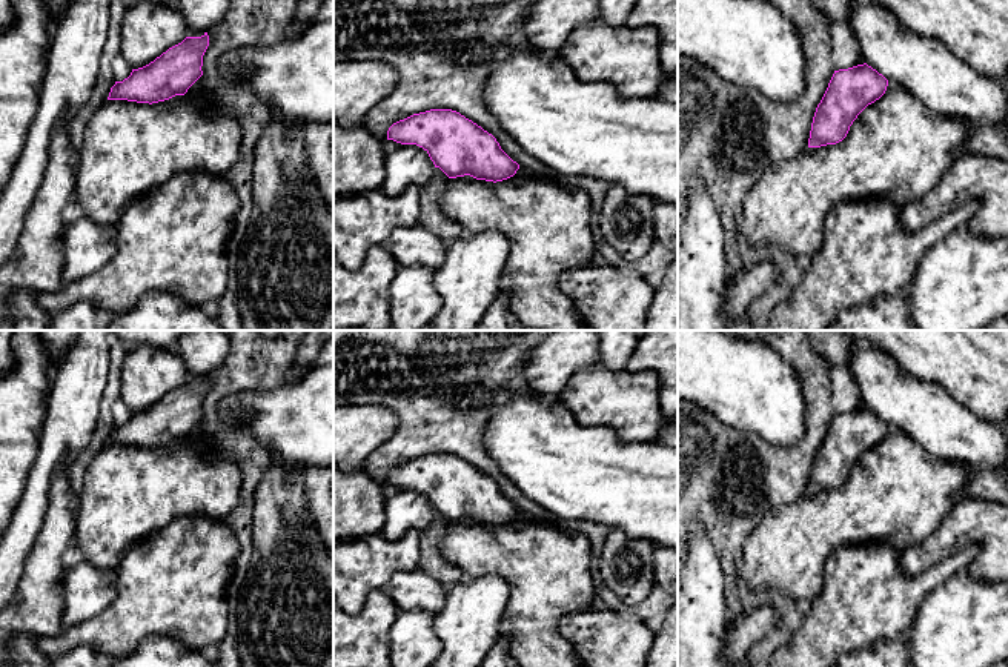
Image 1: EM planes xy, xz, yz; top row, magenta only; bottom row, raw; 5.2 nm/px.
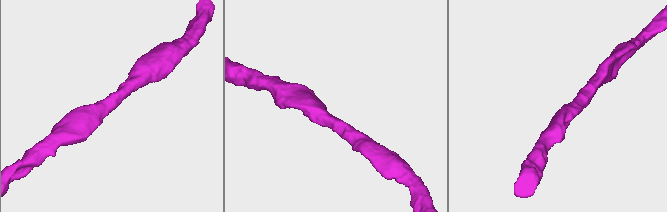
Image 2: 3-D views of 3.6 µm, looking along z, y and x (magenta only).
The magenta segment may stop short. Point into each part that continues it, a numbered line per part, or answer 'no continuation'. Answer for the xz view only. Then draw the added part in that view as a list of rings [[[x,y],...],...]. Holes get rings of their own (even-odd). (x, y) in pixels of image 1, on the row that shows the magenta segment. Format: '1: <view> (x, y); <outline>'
1: xz (549, 226); [[[519,166],[513,177],[496,183],[470,175],[449,178],[439,204],[466,234],[498,231],[509,238],[510,251],[499,292],[510,298],[510,314],[526,330],[587,330],[572,300],[558,286],[562,272],[589,266],[598,255],[590,231],[592,201],[587,191],[538,181]]]

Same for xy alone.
1: xy (129, 148); [[[186,95],[152,105],[108,100],[85,128],[72,195],[85,217],[98,226],[115,226],[137,197],[178,174],[204,171],[223,177],[238,160],[240,148],[241,128],[232,115],[212,112]]]

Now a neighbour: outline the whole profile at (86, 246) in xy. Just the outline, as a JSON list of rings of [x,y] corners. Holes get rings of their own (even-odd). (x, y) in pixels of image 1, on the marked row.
[[[189,171],[137,197],[115,226],[98,226],[81,217],[61,234],[63,286],[38,295],[37,303],[55,315],[78,301],[91,301],[109,321],[148,292],[172,292],[192,306],[220,301],[229,278],[226,243],[238,211],[235,189],[223,177]]]

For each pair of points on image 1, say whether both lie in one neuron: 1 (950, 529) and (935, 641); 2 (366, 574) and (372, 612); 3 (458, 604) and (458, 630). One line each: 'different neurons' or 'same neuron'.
1: different neurons
2: different neurons
3: same neuron

